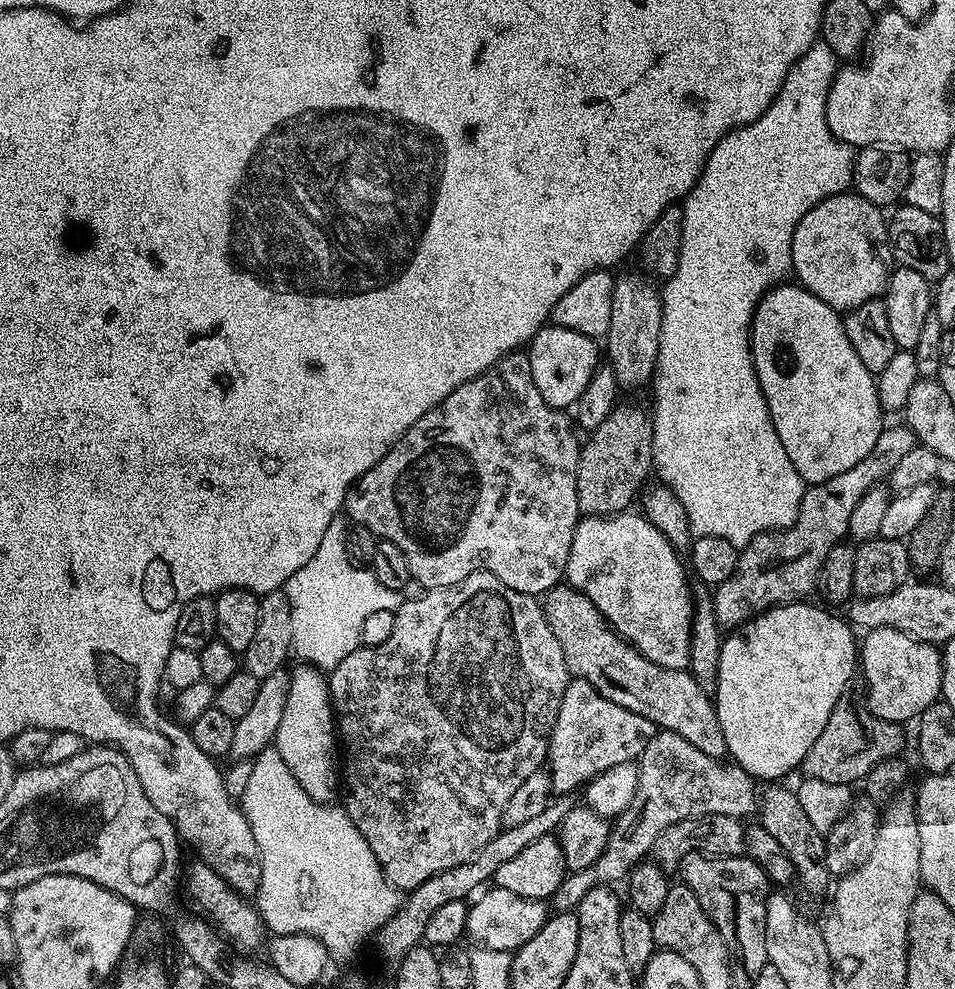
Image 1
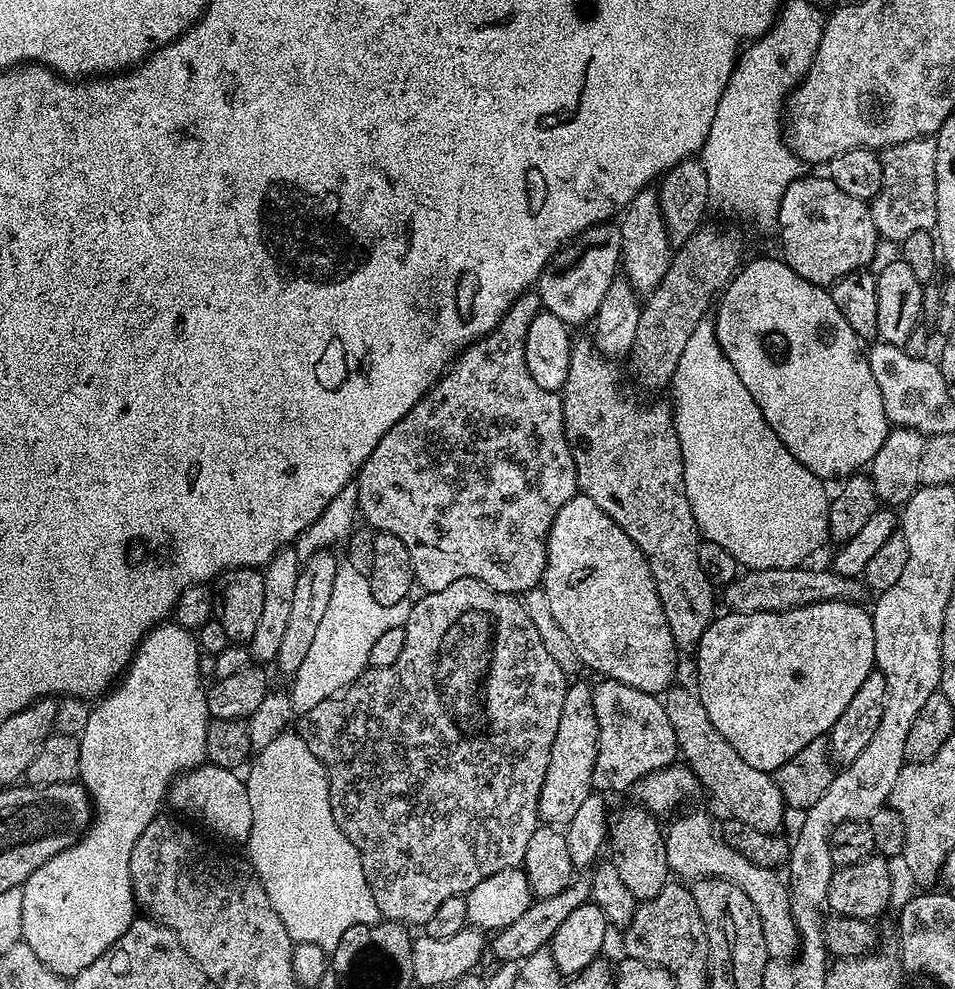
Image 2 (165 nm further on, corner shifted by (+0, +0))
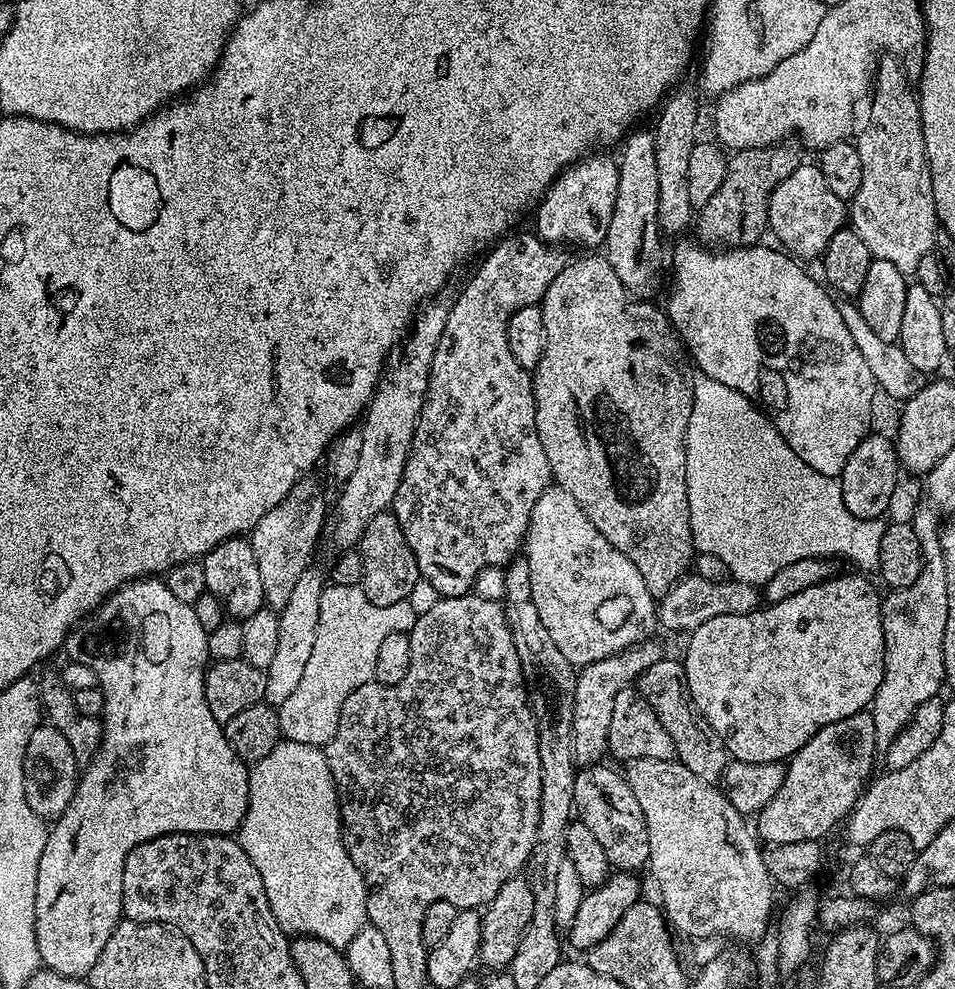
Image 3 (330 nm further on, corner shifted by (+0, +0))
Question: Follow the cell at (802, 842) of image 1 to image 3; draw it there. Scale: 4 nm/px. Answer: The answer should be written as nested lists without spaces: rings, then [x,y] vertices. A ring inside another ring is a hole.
[[[666,658],[640,675],[638,691],[658,714],[658,722],[666,726],[666,734],[670,734],[670,742],[674,742],[676,759],[680,764],[686,766],[690,774],[698,774],[698,778],[712,782],[727,770],[730,757],[722,738],[714,734],[714,726],[710,726],[710,722],[702,718],[698,706],[694,706],[690,698],[690,686],[686,682],[687,673],[679,659]]]

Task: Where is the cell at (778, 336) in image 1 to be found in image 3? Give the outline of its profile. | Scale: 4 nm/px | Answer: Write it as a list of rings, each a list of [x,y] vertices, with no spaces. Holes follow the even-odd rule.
[[[693,242],[685,248],[678,249],[673,256],[671,253],[671,267],[672,264],[676,267],[676,285],[672,288],[666,315],[671,320],[676,335],[680,337],[691,363],[703,375],[714,378],[714,382],[722,382],[722,386],[730,386],[730,390],[738,390],[738,394],[750,398],[753,404],[759,406],[764,415],[771,420],[778,434],[782,434],[786,446],[790,446],[790,450],[794,450],[794,454],[798,454],[798,458],[802,458],[806,466],[818,470],[818,474],[839,477],[840,471],[846,466],[846,458],[854,454],[858,442],[862,442],[870,435],[871,428],[868,427],[872,424],[872,403],[875,402],[876,396],[878,397],[874,374],[870,374],[870,366],[866,366],[858,346],[854,346],[854,338],[850,338],[850,330],[846,330],[846,322],[842,322],[842,314],[838,314],[833,293],[819,279],[816,281],[806,269],[799,268],[804,266],[797,263],[789,253],[777,250],[775,247],[772,247],[773,249],[764,247],[729,248],[715,252]]]

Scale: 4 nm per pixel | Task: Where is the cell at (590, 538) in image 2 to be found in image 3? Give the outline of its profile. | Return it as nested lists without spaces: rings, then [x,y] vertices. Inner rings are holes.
[[[550,486],[542,498],[534,502],[522,552],[530,566],[530,590],[534,606],[538,606],[538,618],[542,618],[542,626],[546,626],[558,650],[562,650],[562,655],[572,665],[598,662],[610,654],[618,654],[623,648],[649,639],[655,633],[652,631],[657,631],[657,601],[650,590],[646,590],[646,582],[642,574],[638,574],[638,566],[602,538],[594,522],[586,518],[582,506],[578,506],[566,490]]]

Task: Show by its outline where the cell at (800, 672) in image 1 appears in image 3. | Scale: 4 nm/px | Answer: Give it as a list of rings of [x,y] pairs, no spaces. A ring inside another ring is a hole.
[[[837,574],[831,580],[818,582],[818,586],[806,586],[806,590],[798,590],[794,598],[788,598],[777,604],[768,604],[752,613],[751,616],[735,616],[724,614],[722,618],[710,618],[710,622],[702,622],[688,637],[688,645],[684,648],[682,663],[686,671],[686,682],[690,686],[690,698],[694,706],[714,726],[714,734],[722,738],[729,757],[732,760],[742,762],[774,762],[779,764],[787,761],[795,752],[802,750],[806,742],[818,730],[838,722],[842,718],[850,718],[850,714],[858,714],[865,711],[871,705],[876,696],[878,686],[882,686],[882,674],[884,673],[884,635],[882,634],[882,614],[880,606],[882,603],[881,593],[876,593],[872,584],[864,584],[865,577],[860,574],[856,576],[843,576]]]

